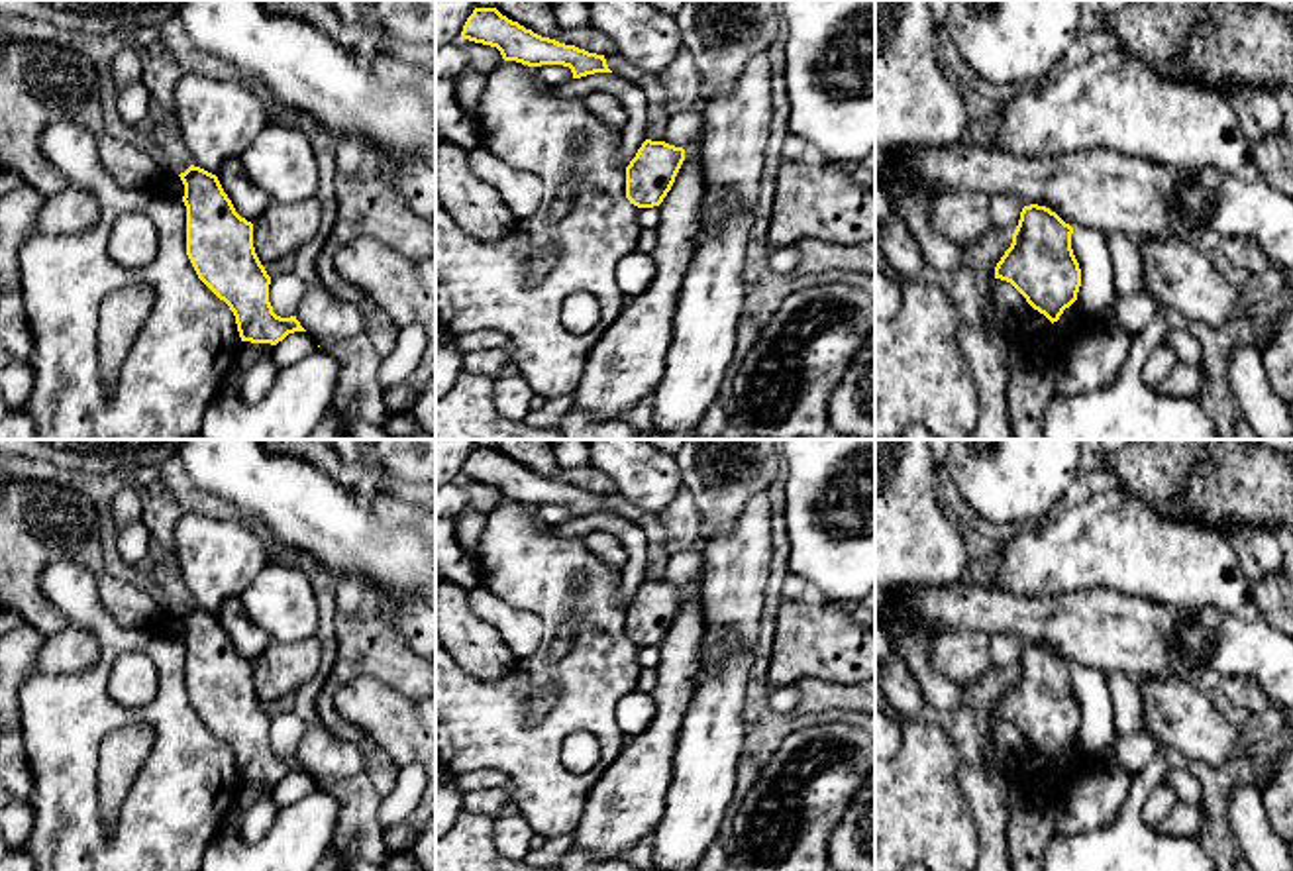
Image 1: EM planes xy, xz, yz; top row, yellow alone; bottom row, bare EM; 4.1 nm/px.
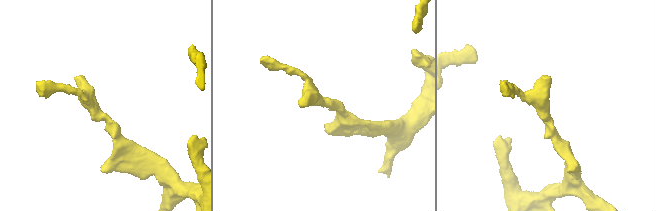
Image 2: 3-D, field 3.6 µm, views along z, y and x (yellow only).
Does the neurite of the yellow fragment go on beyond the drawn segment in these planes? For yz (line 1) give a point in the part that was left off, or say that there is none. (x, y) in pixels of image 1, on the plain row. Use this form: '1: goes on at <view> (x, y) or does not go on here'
1: does not go on here

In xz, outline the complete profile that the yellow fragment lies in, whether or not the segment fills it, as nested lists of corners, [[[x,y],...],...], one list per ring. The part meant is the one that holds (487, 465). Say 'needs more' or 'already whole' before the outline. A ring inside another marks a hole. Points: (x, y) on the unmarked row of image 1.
already whole; [[[475,447],[463,465],[461,479],[496,487],[504,500],[516,500],[528,506],[569,506],[573,518],[612,512],[604,494],[542,477],[518,461],[508,459],[496,447]]]

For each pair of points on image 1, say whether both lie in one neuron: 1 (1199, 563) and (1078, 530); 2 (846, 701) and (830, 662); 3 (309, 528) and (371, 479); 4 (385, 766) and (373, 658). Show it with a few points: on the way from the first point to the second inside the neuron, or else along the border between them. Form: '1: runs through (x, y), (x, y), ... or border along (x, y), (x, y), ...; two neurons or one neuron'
1: runs through (1170, 560), (1137, 552), (1121, 542), (1107, 542); one neuron
2: border along (795, 683), (807, 677), (821, 677), (854, 685); two neurons
3: border along (354, 487), (369, 503); two neurons
4: runs through (354, 734), (328, 713), (328, 691), (342, 675); one neuron

